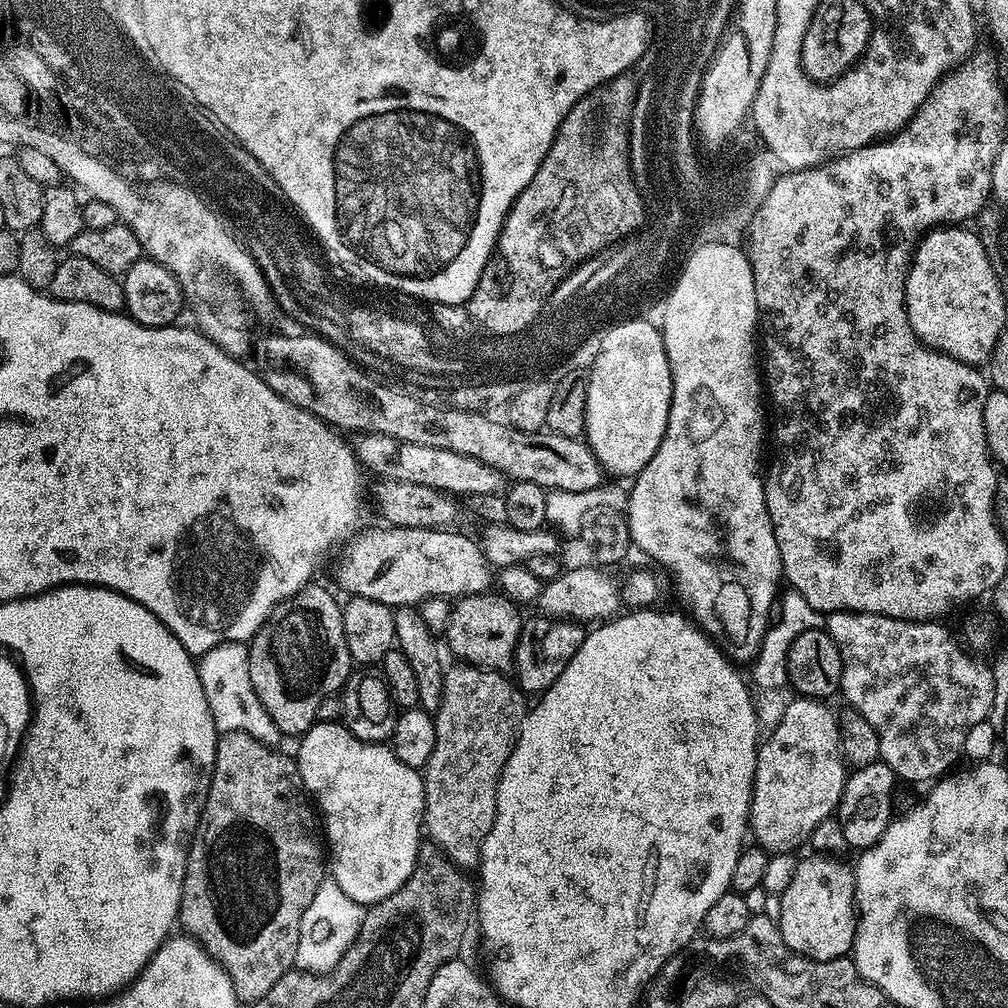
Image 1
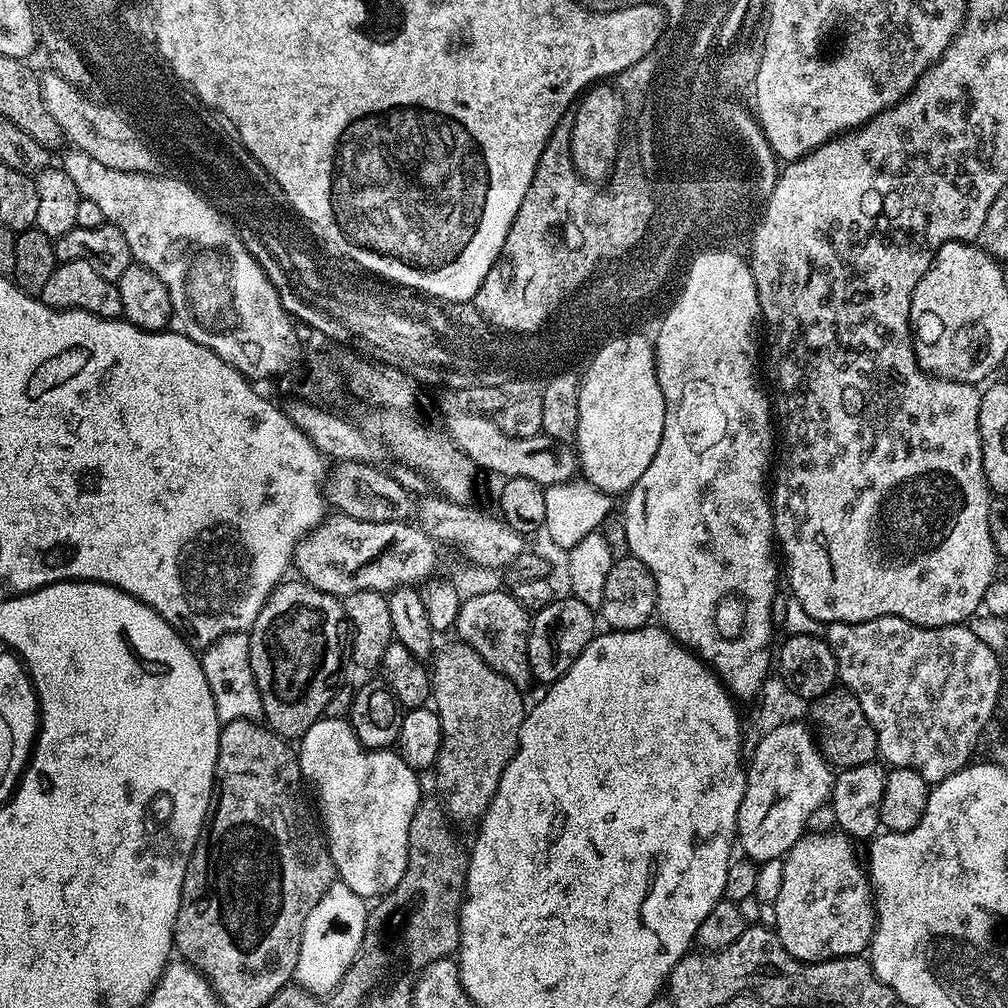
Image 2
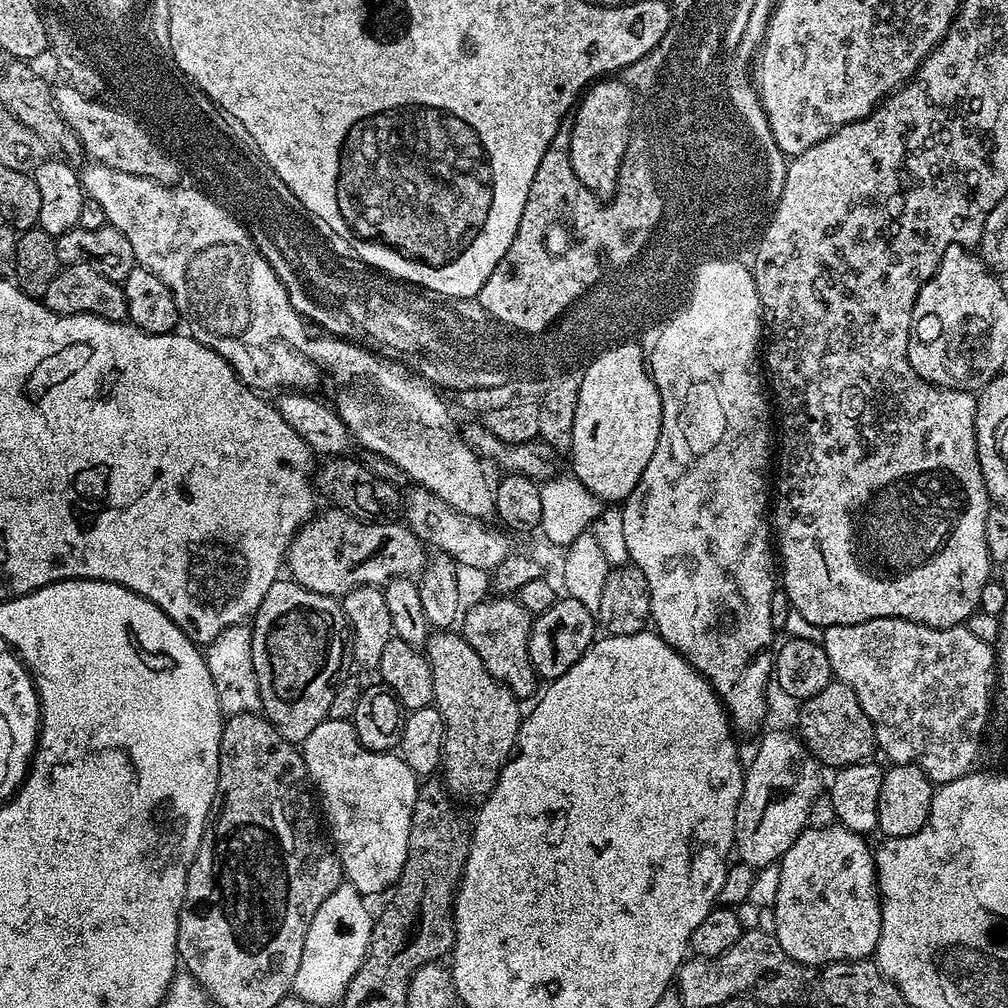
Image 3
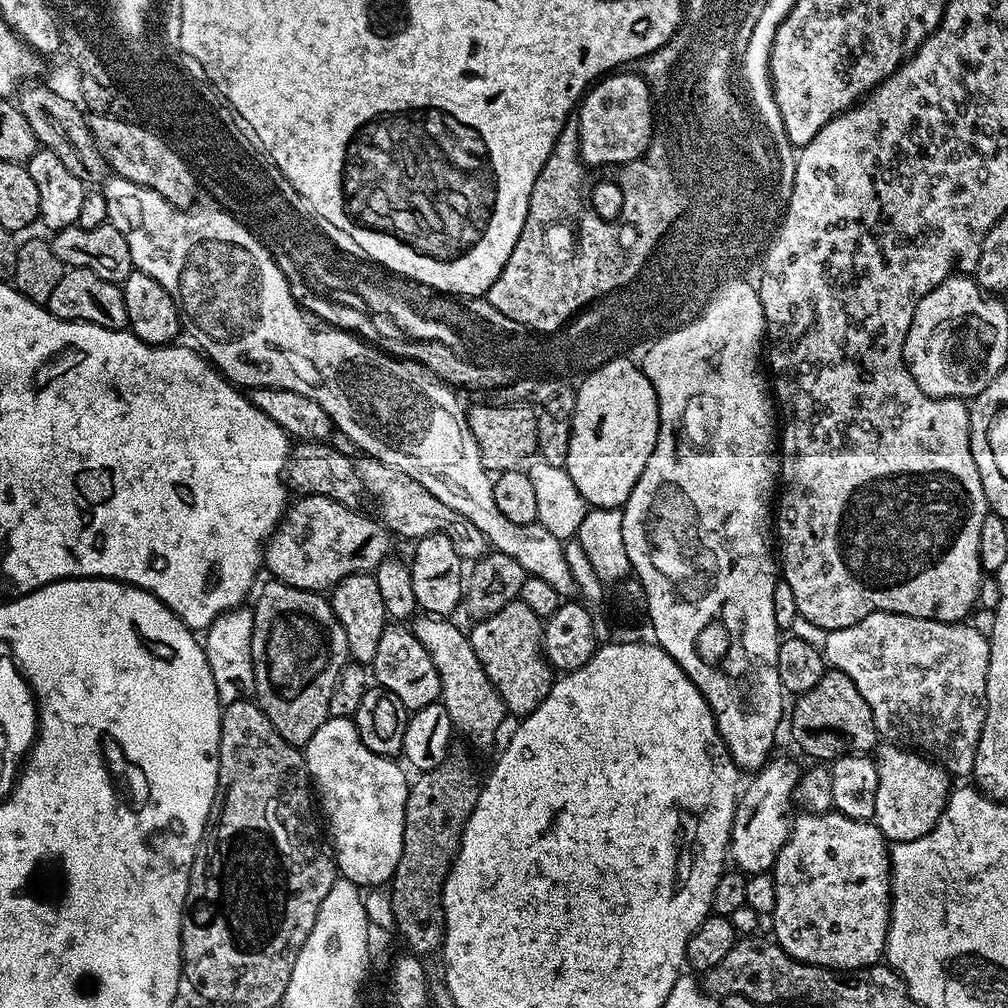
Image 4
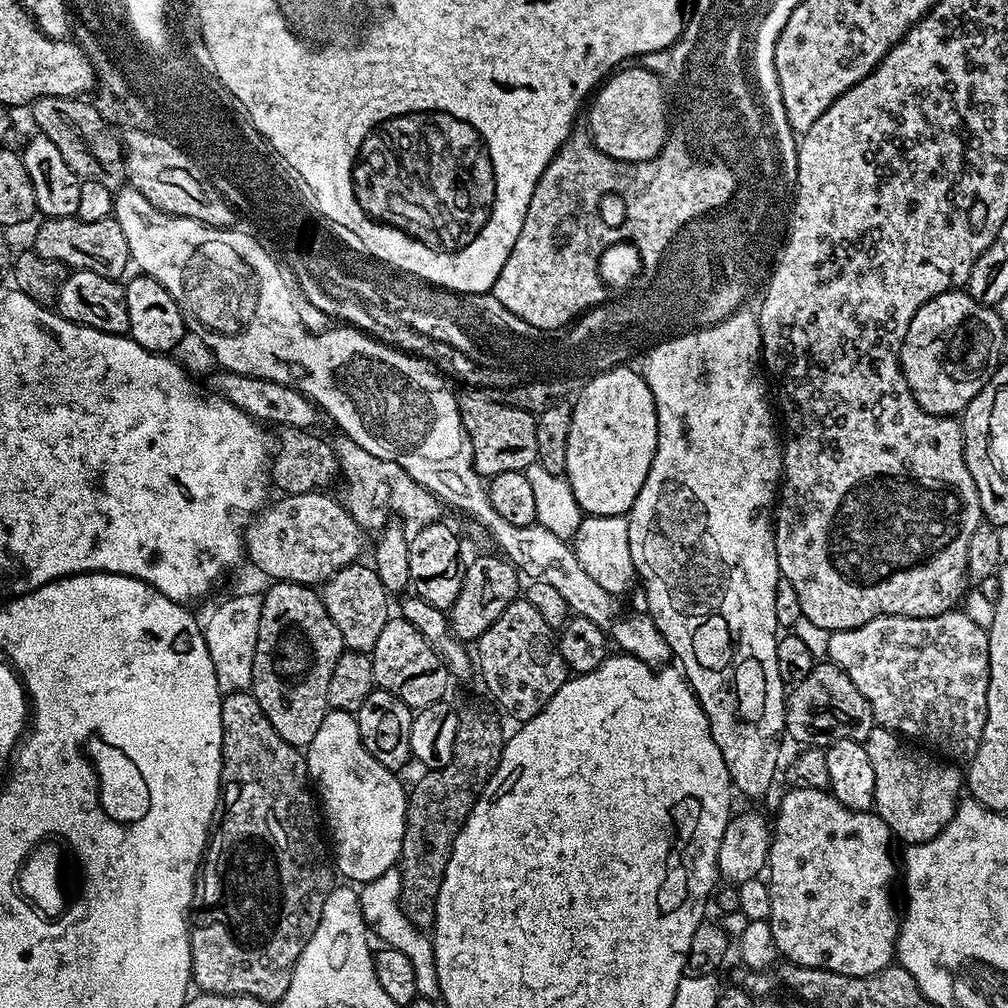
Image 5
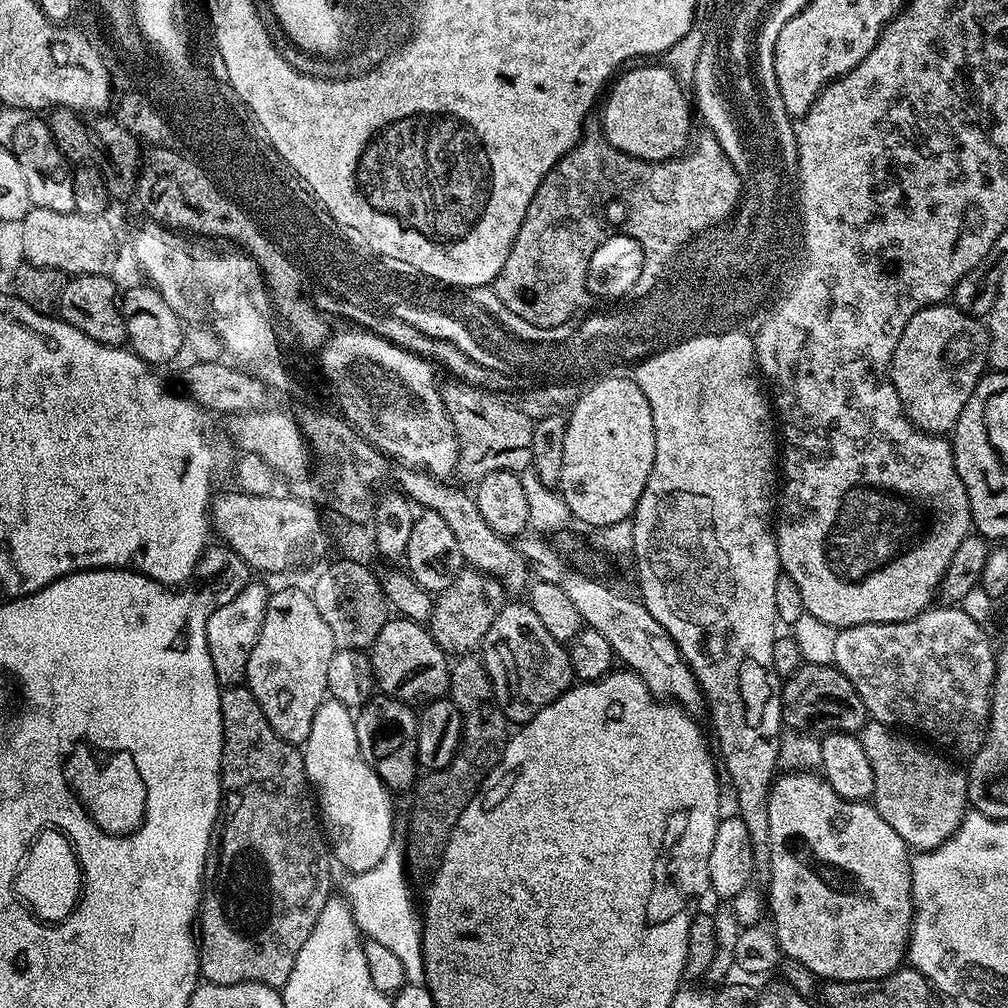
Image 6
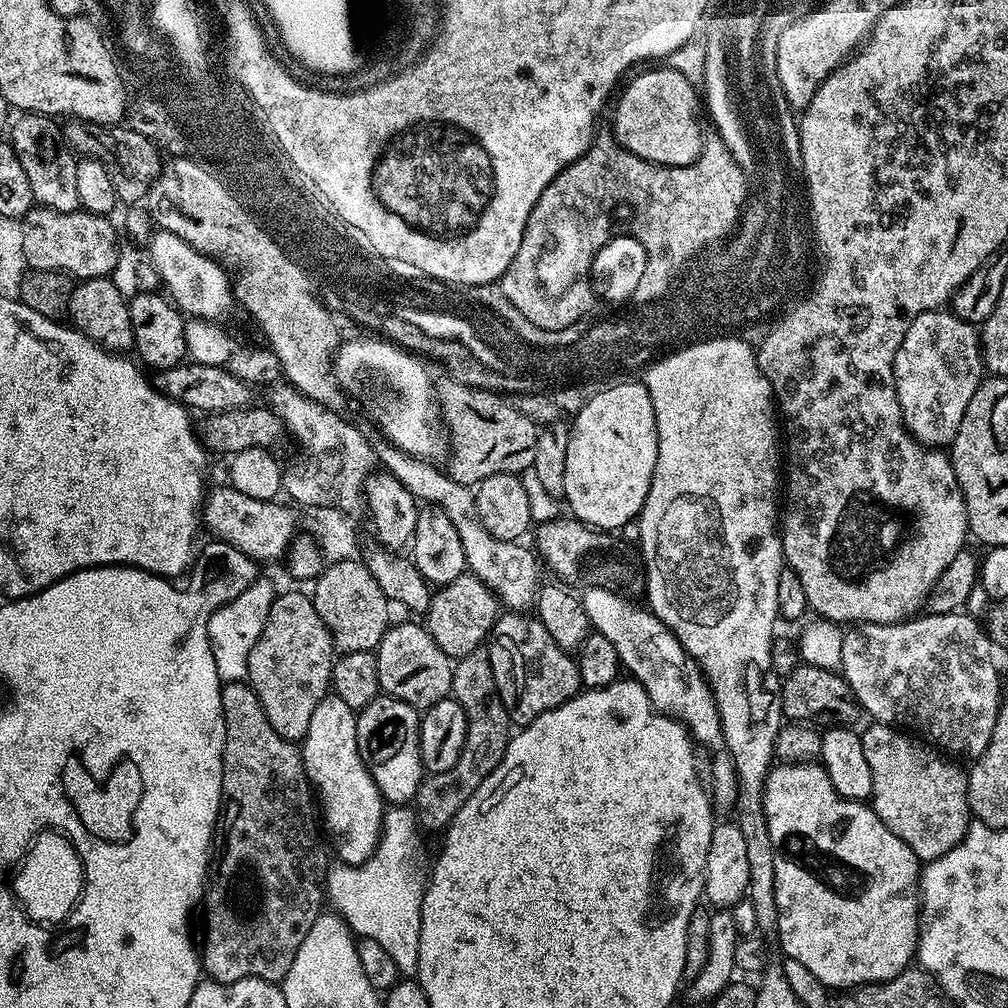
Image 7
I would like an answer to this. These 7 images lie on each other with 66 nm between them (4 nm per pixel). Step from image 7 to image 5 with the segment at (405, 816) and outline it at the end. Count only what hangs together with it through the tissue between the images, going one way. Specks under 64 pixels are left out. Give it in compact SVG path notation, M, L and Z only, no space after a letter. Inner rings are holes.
M393 870L374 878L359 889L360 905L364 911L364 923L369 925L371 931L389 948L402 950L406 958L410 958L410 966L414 966L417 997L426 1000L439 1001L441 999L438 986L438 972L434 966L434 950L432 937L427 931L415 928L410 918L400 905L400 874Z

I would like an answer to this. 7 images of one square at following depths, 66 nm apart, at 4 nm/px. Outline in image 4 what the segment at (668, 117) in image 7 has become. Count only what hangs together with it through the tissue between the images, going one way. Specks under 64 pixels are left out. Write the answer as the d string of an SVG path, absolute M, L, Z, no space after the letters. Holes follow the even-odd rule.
M628 71L614 72L599 79L581 99L576 114L576 129L579 158L587 167L623 166L641 159L651 145L654 102L650 88L642 75Z

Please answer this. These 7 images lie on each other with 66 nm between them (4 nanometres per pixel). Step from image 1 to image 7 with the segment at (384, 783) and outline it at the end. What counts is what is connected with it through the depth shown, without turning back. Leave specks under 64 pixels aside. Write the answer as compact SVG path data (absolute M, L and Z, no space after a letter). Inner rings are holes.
M329 694L314 710L310 718L310 730L306 730L302 741L304 772L318 797L322 820L331 847L334 852L336 847L340 855L340 864L367 862L380 840L386 811L386 801L360 757L356 741L356 718L354 709L346 706L346 702L339 700L336 695Z

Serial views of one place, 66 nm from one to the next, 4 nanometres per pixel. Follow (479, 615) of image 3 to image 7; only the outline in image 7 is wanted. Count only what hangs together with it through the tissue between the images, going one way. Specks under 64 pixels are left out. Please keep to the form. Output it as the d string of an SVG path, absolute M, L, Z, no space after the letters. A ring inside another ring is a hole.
M516 610L497 615L486 647L498 694L513 725L534 722L534 718L562 706L567 700L573 700L581 691L577 661L560 648L554 638L550 638L550 630L546 630L535 615L521 614Z

